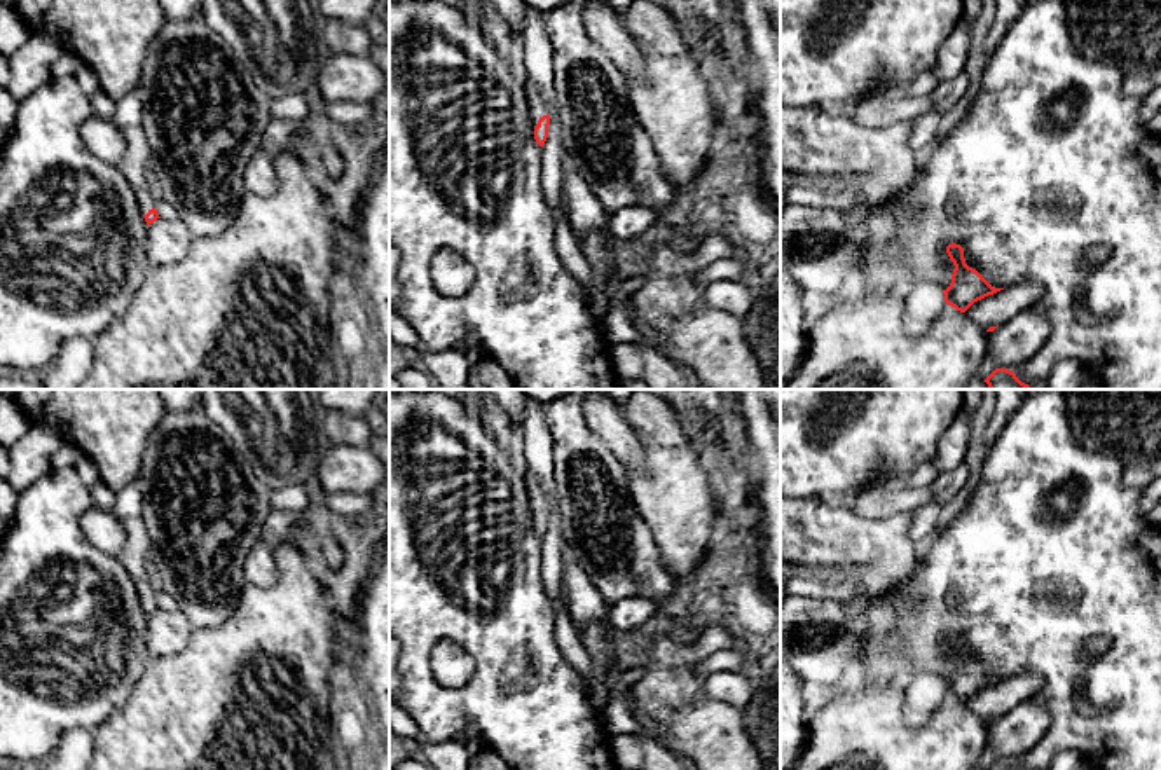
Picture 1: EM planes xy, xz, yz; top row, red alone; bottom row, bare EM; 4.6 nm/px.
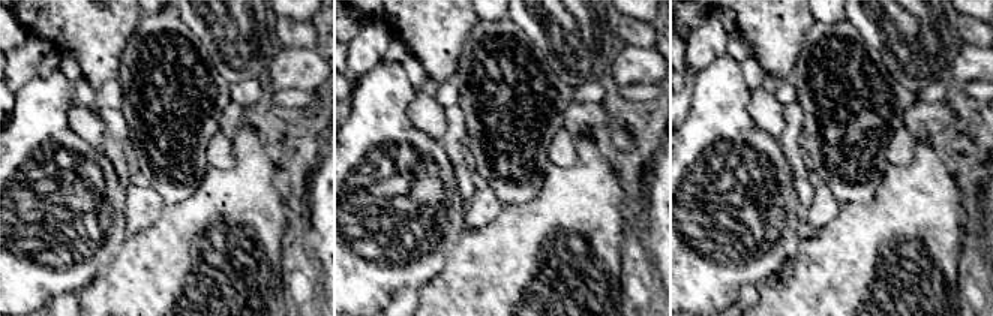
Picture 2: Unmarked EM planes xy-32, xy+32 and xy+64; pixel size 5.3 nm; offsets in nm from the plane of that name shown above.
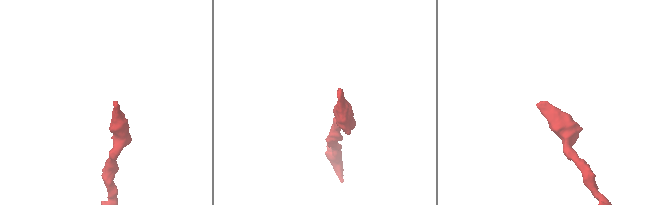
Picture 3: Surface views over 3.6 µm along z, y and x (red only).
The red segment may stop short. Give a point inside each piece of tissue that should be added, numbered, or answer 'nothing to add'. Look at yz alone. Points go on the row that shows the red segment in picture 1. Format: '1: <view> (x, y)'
nothing to add

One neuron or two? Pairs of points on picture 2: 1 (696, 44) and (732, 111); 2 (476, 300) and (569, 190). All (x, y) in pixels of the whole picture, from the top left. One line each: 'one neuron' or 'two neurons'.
1: two neurons
2: one neuron

